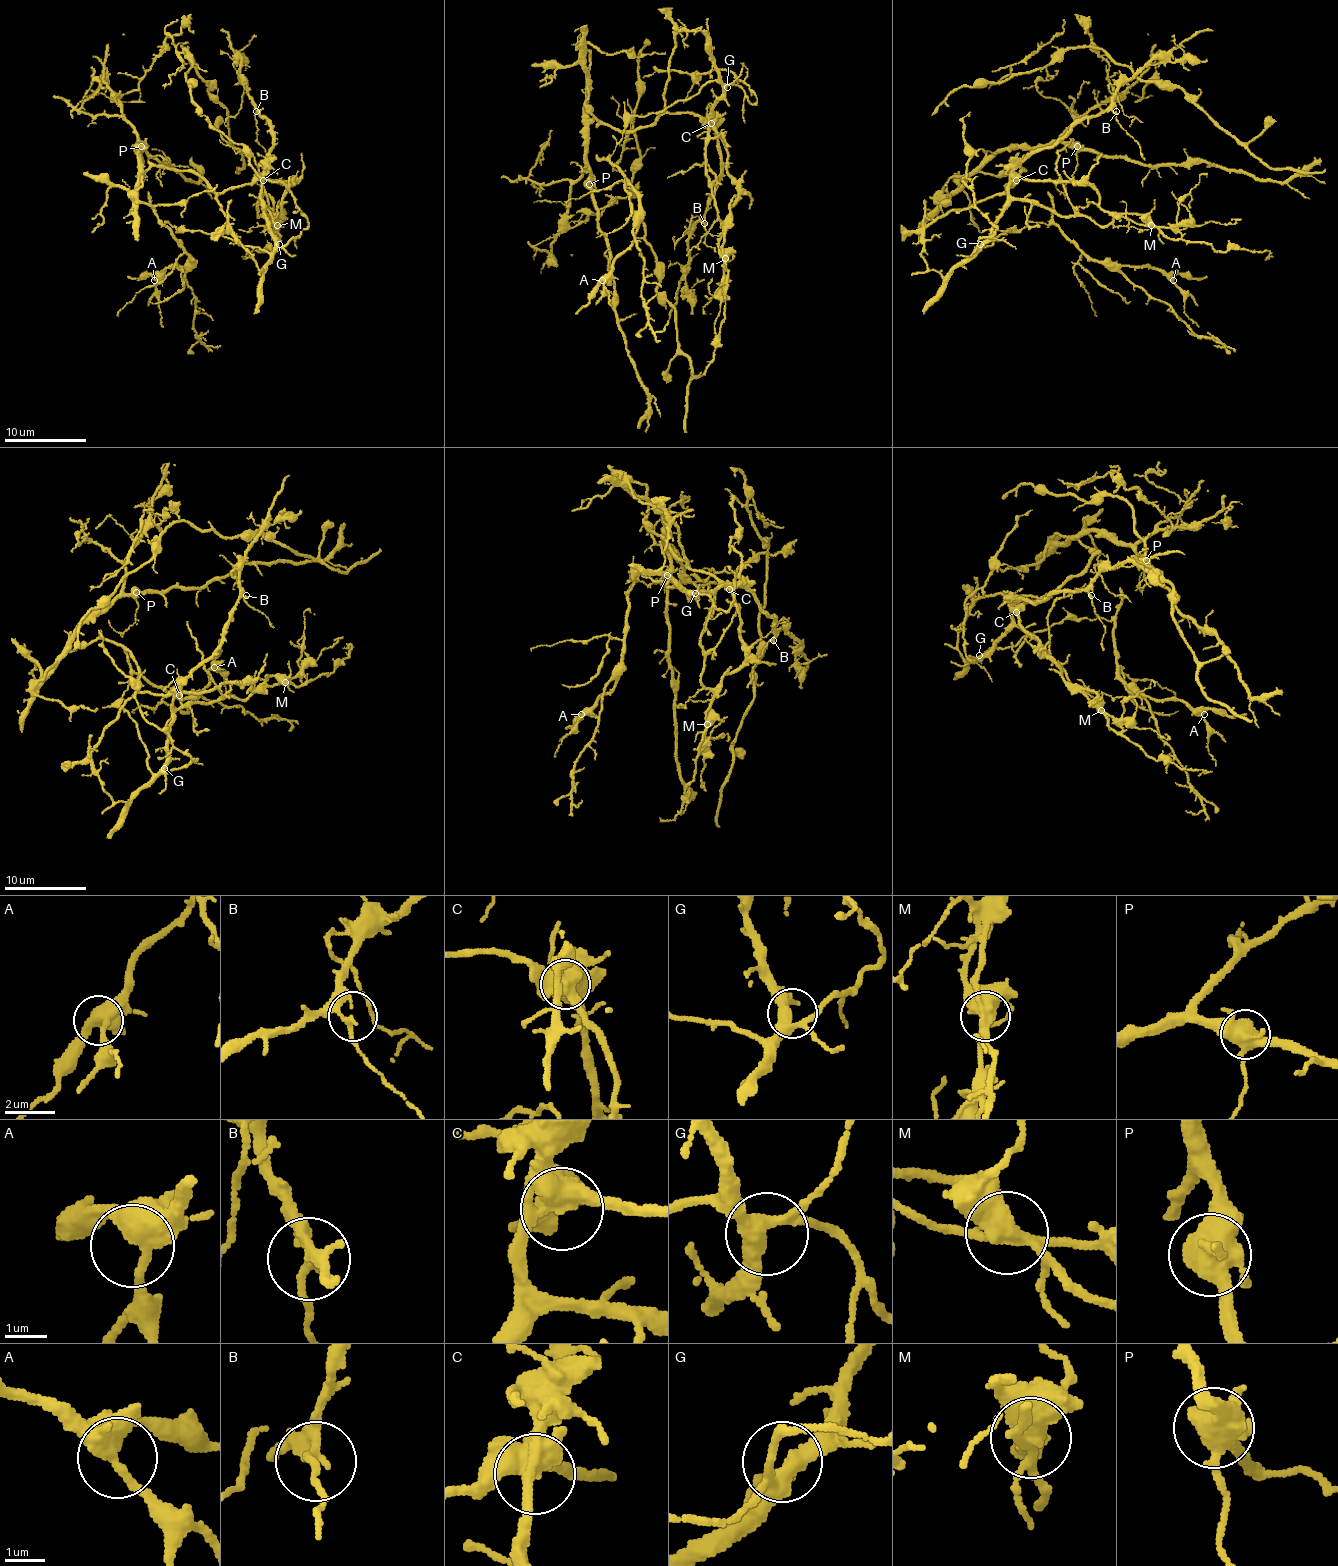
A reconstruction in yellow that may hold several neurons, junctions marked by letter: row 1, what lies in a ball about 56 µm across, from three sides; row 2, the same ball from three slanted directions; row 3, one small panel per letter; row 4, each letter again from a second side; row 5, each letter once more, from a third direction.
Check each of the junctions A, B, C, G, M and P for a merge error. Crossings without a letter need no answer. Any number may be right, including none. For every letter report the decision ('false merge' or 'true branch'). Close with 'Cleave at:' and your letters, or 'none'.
A: true branch
B: true branch
C: false merge
G: true branch
M: false merge
P: true branch
Cleave at: C, M

